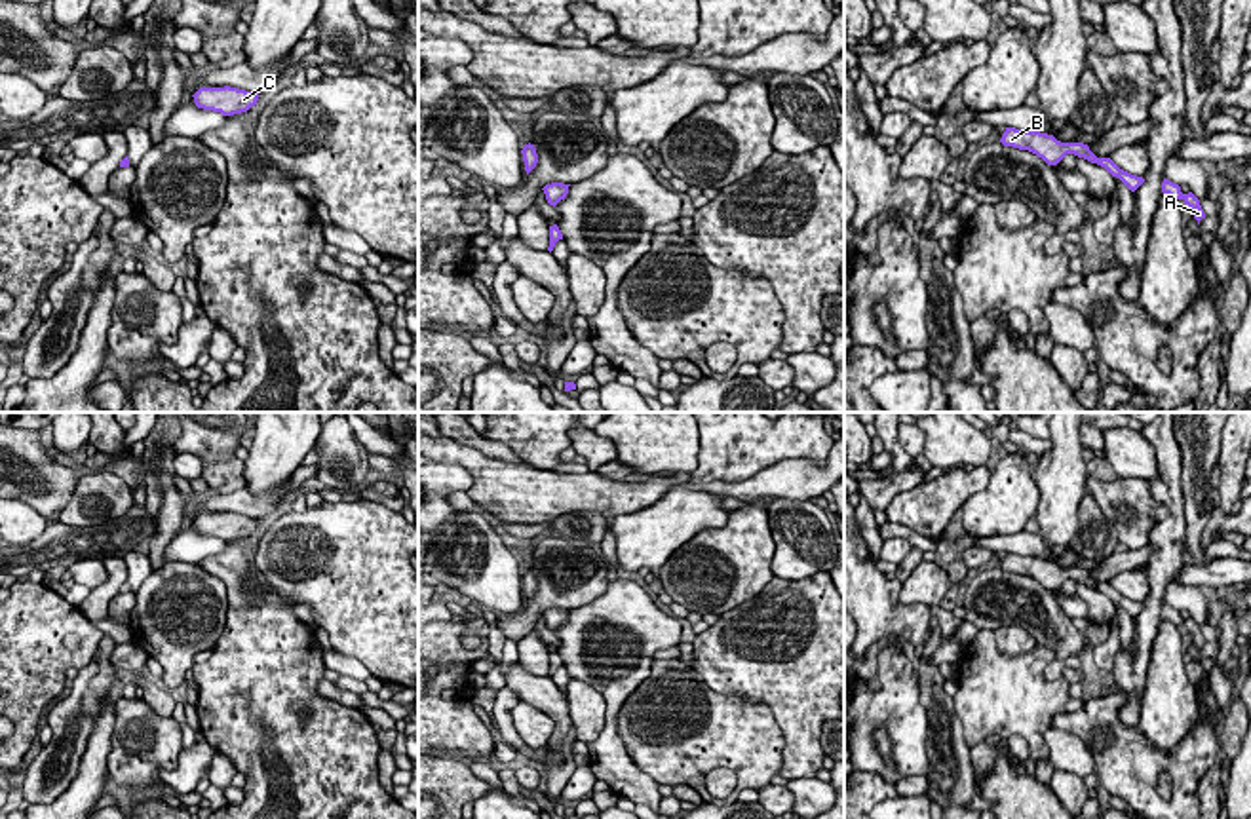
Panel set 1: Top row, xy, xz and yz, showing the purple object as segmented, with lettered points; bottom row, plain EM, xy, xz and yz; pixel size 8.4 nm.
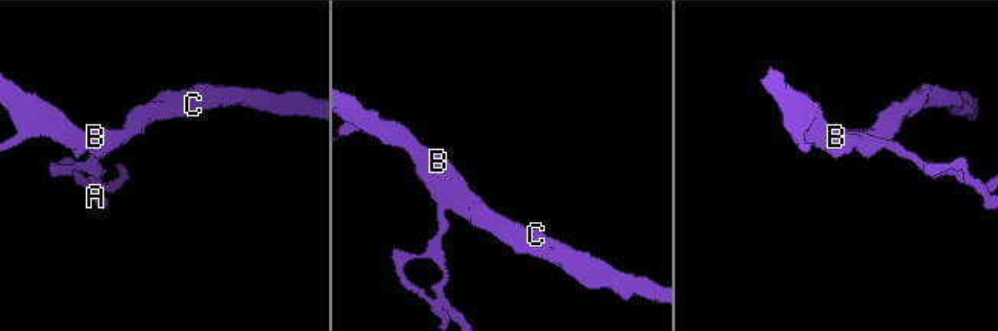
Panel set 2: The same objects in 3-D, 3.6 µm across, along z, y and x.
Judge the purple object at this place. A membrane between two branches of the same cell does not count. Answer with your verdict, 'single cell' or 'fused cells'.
single cell

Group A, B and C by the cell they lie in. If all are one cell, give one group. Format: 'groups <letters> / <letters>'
groups A B C

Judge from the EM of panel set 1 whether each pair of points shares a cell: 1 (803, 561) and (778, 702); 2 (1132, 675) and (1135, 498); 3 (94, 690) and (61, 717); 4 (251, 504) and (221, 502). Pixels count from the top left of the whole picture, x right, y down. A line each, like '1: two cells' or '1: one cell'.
1: two cells
2: two cells
3: one cell
4: one cell

